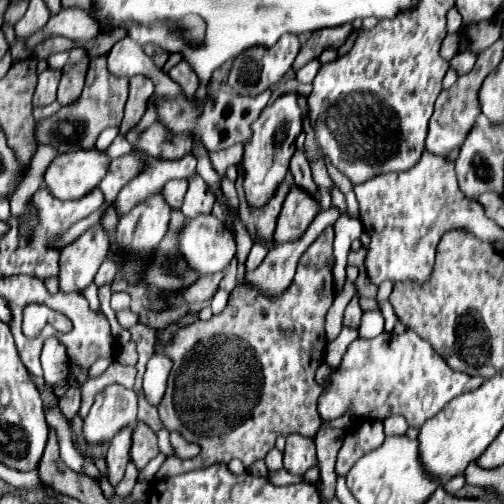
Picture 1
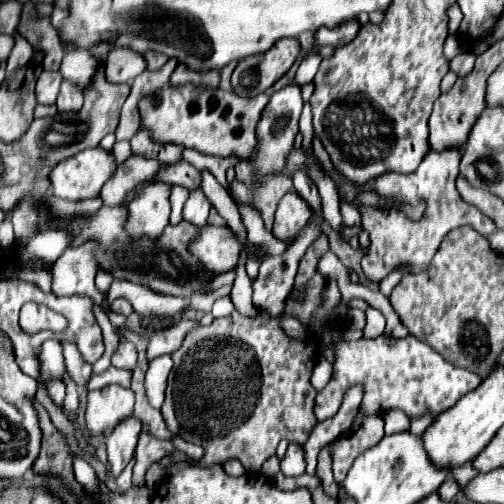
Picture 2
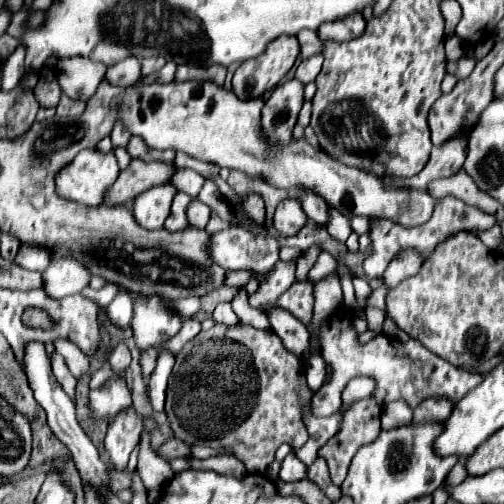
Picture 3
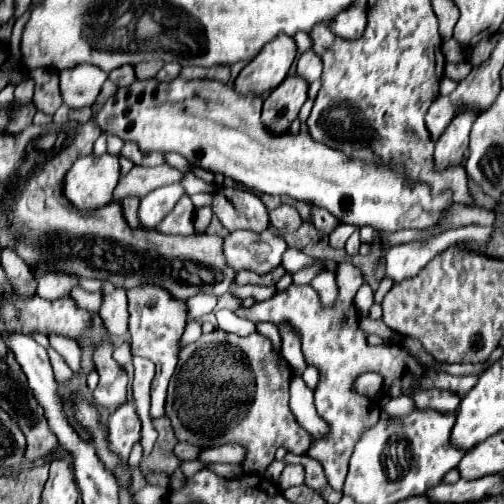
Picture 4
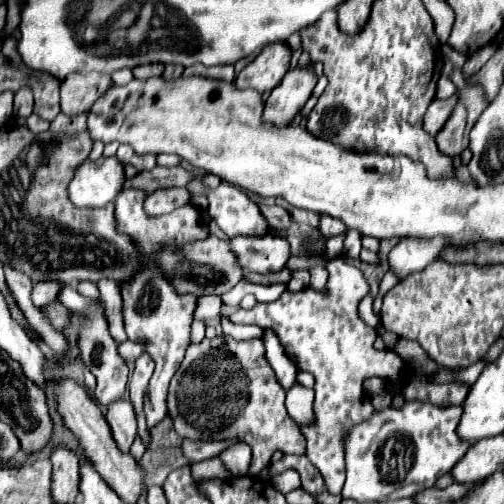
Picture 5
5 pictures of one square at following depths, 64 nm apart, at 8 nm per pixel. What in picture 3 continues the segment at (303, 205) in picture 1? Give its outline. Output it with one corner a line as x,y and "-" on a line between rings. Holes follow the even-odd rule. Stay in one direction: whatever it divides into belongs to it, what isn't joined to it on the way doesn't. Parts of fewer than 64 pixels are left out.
286,198
276,208
274,228
280,236
294,236
306,224
306,220
308,220
308,216
302,212
300,202
292,200
292,198

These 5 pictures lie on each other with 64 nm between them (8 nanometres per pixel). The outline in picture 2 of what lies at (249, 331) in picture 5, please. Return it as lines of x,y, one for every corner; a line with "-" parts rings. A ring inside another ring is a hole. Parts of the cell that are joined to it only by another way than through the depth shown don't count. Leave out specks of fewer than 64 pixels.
220,296
220,298
214,302
214,306
212,306
212,316
214,316
214,318
230,316
232,310
234,310
234,306
232,306
230,296

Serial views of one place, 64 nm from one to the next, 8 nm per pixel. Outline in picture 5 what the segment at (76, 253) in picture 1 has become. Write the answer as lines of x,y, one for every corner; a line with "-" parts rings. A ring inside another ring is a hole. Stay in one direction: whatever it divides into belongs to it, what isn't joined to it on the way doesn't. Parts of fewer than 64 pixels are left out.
46,280
46,282
38,282
34,284
34,290
32,290
32,302
34,306
46,306
50,302
54,302
60,294
60,288
62,284
56,282
56,280

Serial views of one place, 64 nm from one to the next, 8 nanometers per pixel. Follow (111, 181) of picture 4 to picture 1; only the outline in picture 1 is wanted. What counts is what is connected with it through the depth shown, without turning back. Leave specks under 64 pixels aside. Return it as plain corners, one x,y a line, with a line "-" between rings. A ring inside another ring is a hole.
96,148
58,154
44,172
48,192
60,200
76,200
96,188
108,168
108,156

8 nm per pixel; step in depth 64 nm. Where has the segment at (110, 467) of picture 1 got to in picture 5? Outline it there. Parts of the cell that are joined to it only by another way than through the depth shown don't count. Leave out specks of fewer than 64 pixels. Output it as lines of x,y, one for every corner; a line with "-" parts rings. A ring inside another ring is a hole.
124,398
124,400
118,400
116,404
110,404
108,412
106,412
106,422
112,428
112,436
116,440
116,446
124,454
128,454
130,452
130,444
134,442
136,432
138,432
136,414
134,414
134,408
132,408
132,402

